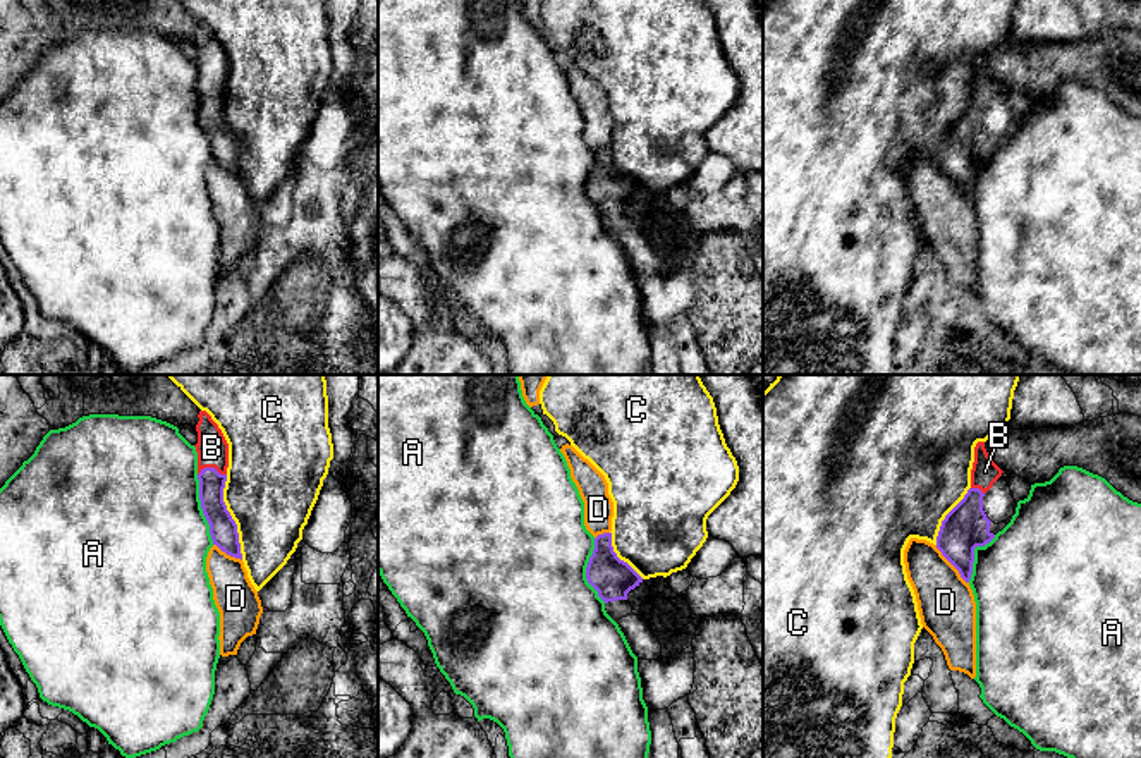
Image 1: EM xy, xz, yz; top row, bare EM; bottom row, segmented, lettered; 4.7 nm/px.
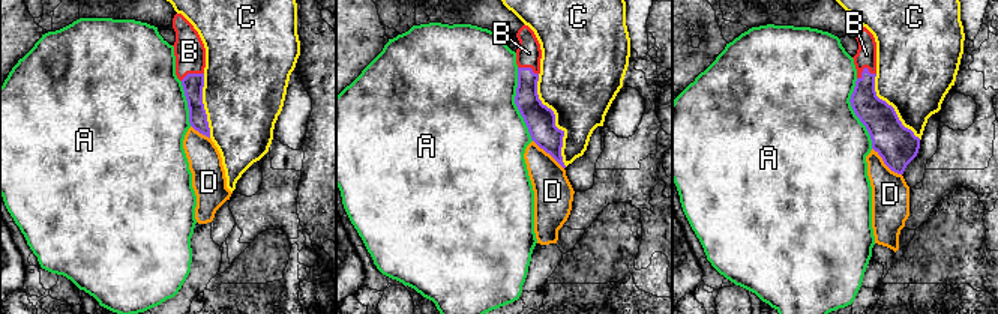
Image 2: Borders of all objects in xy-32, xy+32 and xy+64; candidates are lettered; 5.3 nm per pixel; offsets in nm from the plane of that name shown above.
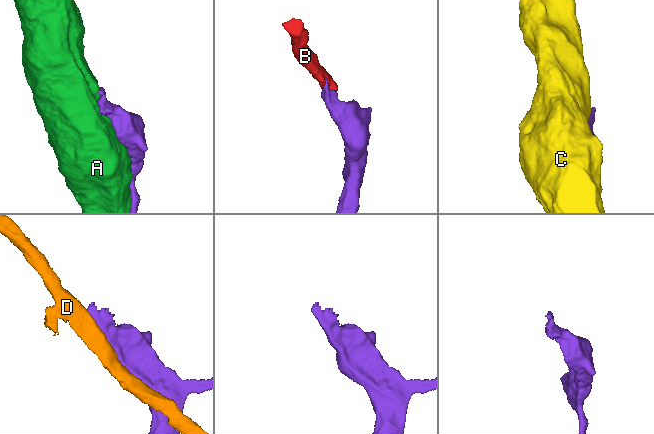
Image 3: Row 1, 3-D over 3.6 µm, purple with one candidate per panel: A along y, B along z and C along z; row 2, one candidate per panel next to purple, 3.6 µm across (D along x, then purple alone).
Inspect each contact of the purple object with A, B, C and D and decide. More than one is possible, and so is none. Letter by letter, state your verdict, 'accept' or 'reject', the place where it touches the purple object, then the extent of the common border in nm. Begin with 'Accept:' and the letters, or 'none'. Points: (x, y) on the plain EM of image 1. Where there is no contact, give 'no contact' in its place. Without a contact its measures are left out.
Accept: B
A: reject | xy (201, 122) | 340 nm
B: accept | xy (212, 83) | 140 nm
C: reject | xy (231, 133) | 400 nm
D: reject | yz (951, 177) | 240 nm

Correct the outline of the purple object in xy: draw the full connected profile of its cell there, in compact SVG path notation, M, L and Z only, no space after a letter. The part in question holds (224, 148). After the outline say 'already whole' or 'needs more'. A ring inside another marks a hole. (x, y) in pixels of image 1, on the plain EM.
M199 26L198 46L198 95L203 129L210 139L213 160L230 172L241 174L237 139L223 117L229 83L229 58L206 26Z; needs more

